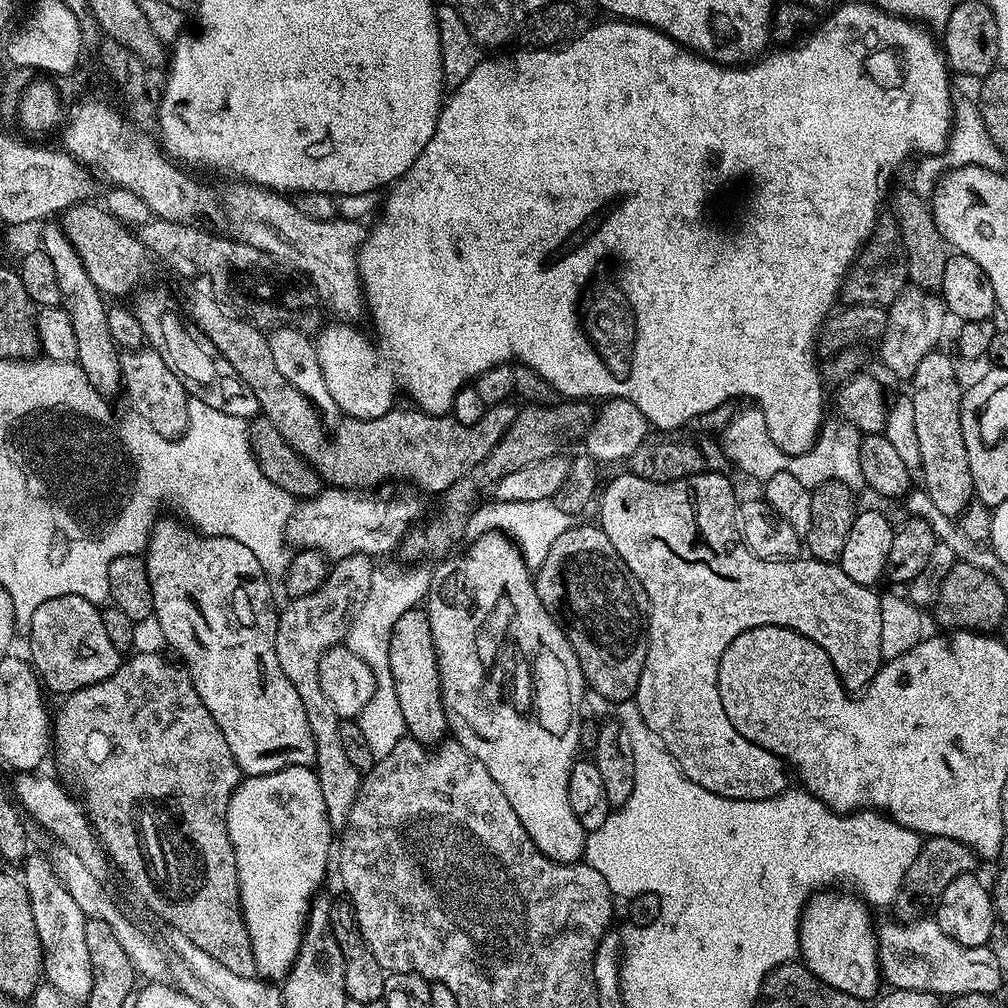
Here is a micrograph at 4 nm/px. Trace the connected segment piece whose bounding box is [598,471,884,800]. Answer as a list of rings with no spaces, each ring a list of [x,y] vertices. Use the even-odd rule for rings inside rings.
[[[723,471],[719,472],[702,472],[695,476],[686,477],[683,480],[667,481],[664,484],[658,482],[650,482],[644,478],[634,477],[629,474],[622,474],[622,476],[616,476],[608,485],[603,485],[602,491],[598,496],[598,504],[600,500],[600,520],[598,519],[598,527],[604,531],[606,538],[610,538],[610,546],[614,546],[614,550],[618,550],[618,554],[622,558],[622,562],[626,562],[626,566],[634,574],[634,578],[638,578],[638,582],[642,582],[642,590],[646,590],[648,595],[648,653],[646,654],[646,662],[642,666],[642,678],[638,678],[638,690],[634,697],[634,703],[636,709],[640,712],[640,717],[646,722],[646,726],[650,726],[650,730],[654,730],[654,734],[658,734],[662,738],[662,742],[668,747],[668,753],[679,764],[680,769],[686,774],[686,778],[690,778],[690,782],[698,782],[698,786],[702,786],[706,790],[710,790],[714,794],[719,796],[725,796],[726,798],[734,798],[735,800],[761,800],[762,798],[774,798],[778,794],[782,794],[789,787],[790,781],[788,781],[789,773],[786,771],[785,761],[780,757],[770,754],[766,750],[758,748],[754,742],[750,742],[746,738],[742,738],[742,734],[738,734],[738,730],[734,730],[734,726],[730,722],[730,718],[726,718],[726,714],[722,710],[722,698],[718,694],[718,662],[722,662],[722,654],[726,654],[726,646],[730,646],[730,642],[734,642],[734,638],[738,638],[738,634],[742,634],[746,630],[754,630],[758,626],[782,626],[783,628],[789,628],[794,630],[798,634],[802,634],[806,638],[810,638],[814,642],[818,642],[818,646],[822,646],[826,650],[826,654],[830,654],[830,662],[834,666],[834,670],[840,675],[840,681],[844,684],[844,687],[848,689],[849,693],[859,694],[867,688],[868,683],[874,678],[874,674],[878,674],[880,665],[884,660],[882,654],[882,610],[880,609],[880,596],[877,595],[869,585],[859,584],[854,582],[854,578],[846,578],[846,574],[840,569],[839,563],[827,564],[821,560],[814,560],[811,558],[797,558],[794,560],[759,560],[747,546],[738,539],[738,529],[736,527],[736,509],[738,507],[738,499],[736,500],[736,492],[732,489],[732,484],[727,480]]]

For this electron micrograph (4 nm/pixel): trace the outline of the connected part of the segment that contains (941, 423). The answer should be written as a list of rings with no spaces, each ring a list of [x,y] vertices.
[[[943,350],[926,354],[926,358],[918,362],[918,370],[914,370],[912,375],[910,399],[914,406],[914,434],[918,434],[918,472],[919,475],[924,475],[922,490],[937,510],[956,518],[965,506],[973,503],[974,493],[966,446],[962,442],[962,384],[960,388],[960,380],[956,377],[957,361],[953,360]]]

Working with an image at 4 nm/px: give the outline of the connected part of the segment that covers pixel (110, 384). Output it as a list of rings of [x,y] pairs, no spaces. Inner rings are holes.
[[[48,222],[43,225],[44,241],[42,247],[46,254],[50,254],[50,263],[54,265],[54,271],[58,273],[58,290],[60,291],[60,304],[70,314],[70,322],[74,325],[74,338],[78,338],[78,354],[75,363],[90,378],[90,384],[94,386],[105,398],[122,388],[120,379],[121,349],[116,347],[114,338],[110,334],[110,322],[108,321],[109,305],[106,303],[104,293],[94,286],[90,274],[80,258],[78,250],[74,250],[70,238],[66,238],[63,227],[59,223]]]

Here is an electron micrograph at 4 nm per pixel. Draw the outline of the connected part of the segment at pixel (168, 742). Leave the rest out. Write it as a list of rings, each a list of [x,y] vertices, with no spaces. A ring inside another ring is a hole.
[[[140,652],[137,656],[134,655],[129,655],[120,668],[114,670],[114,674],[110,674],[110,678],[77,692],[69,692],[63,697],[64,705],[54,712],[54,736],[55,739],[56,736],[60,739],[60,756],[68,763],[69,770],[80,779],[80,784],[84,787],[82,803],[105,851],[110,855],[115,867],[117,864],[124,871],[125,878],[136,887],[136,892],[144,899],[145,906],[154,915],[161,916],[169,924],[169,929],[186,934],[186,938],[190,938],[190,942],[194,942],[198,950],[206,950],[206,954],[218,958],[222,966],[226,966],[234,974],[239,974],[241,978],[250,978],[257,975],[256,963],[254,950],[250,946],[250,934],[244,925],[238,866],[226,822],[228,803],[242,779],[240,767],[238,762],[234,762],[234,754],[230,754],[230,746],[226,746],[226,738],[222,738],[222,730],[218,730],[218,722],[214,722],[210,710],[206,710],[187,668],[179,663],[171,664],[166,657],[159,656],[156,652]]]

